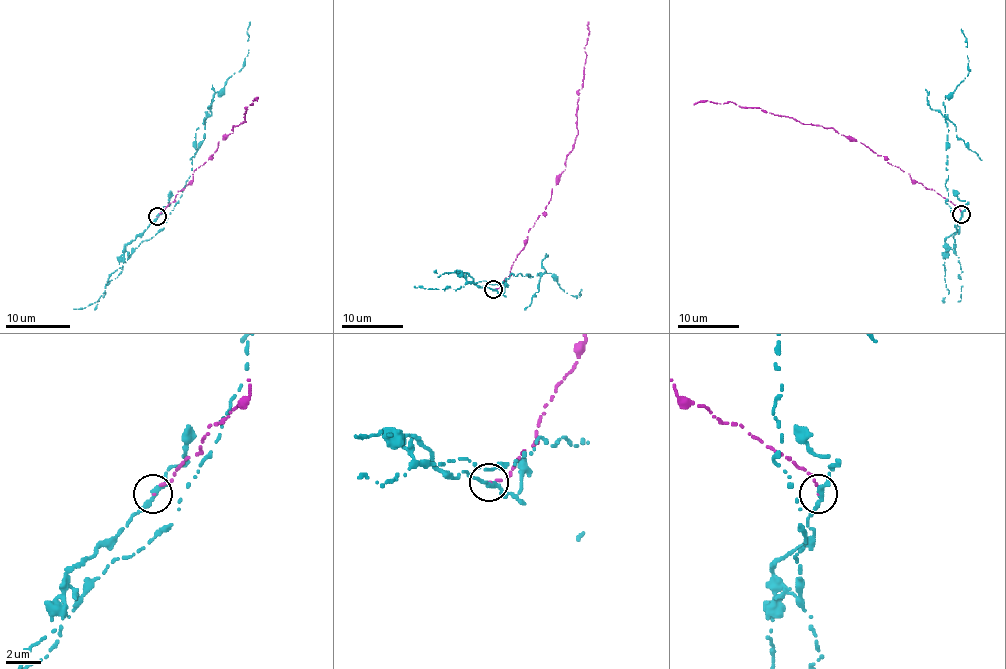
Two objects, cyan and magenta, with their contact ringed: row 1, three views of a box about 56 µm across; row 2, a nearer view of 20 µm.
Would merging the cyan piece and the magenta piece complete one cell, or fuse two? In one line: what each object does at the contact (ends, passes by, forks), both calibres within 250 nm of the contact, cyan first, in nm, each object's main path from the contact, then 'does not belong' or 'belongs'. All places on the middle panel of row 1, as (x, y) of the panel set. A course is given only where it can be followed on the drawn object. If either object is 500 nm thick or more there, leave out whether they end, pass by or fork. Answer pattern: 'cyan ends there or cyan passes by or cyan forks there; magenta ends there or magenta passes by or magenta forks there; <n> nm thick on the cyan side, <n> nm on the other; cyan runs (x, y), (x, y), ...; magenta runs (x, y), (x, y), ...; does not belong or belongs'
cyan passes by; magenta ends there; 300 nm thick on the cyan side, 140 nm on the other; cyan runs (494, 289), (480, 288), (465, 273), (468, 282), (494, 285), (510, 274), (545, 271), (574, 297), (582, 289); magenta runs (494, 289), (509, 276), (529, 230), (545, 212), (556, 178), (565, 169), (565, 160), (573, 149), (588, 21); does not belong

